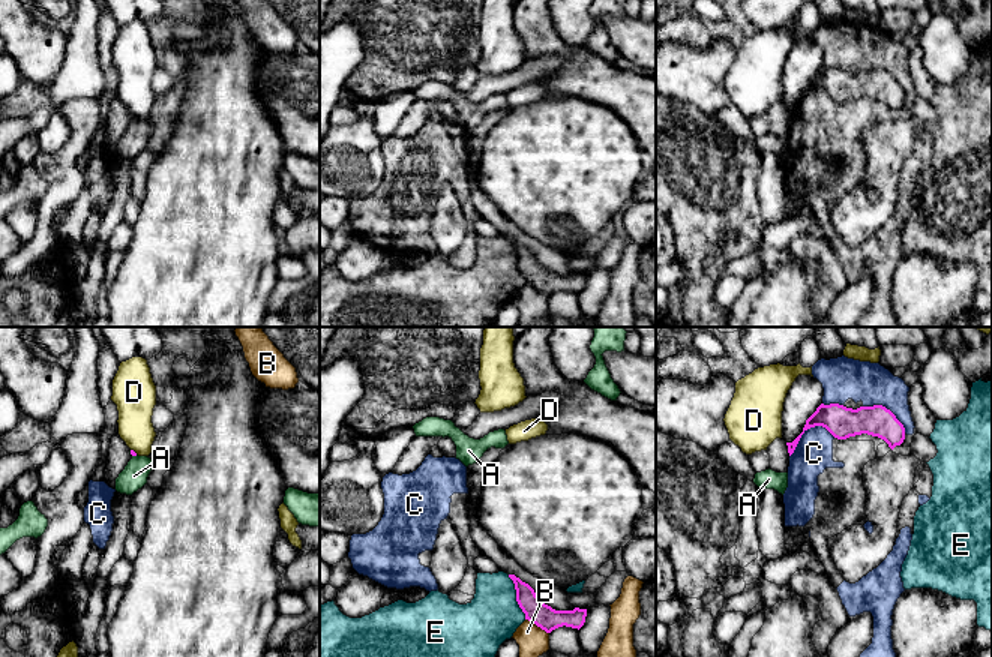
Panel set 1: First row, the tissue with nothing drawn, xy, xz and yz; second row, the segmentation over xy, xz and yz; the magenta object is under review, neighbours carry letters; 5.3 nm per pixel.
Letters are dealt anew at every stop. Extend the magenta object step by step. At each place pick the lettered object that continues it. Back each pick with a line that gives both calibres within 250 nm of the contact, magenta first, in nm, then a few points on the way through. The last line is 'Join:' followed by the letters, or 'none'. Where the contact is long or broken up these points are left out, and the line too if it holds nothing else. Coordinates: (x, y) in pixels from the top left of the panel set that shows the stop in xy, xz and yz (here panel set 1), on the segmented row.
Join: none

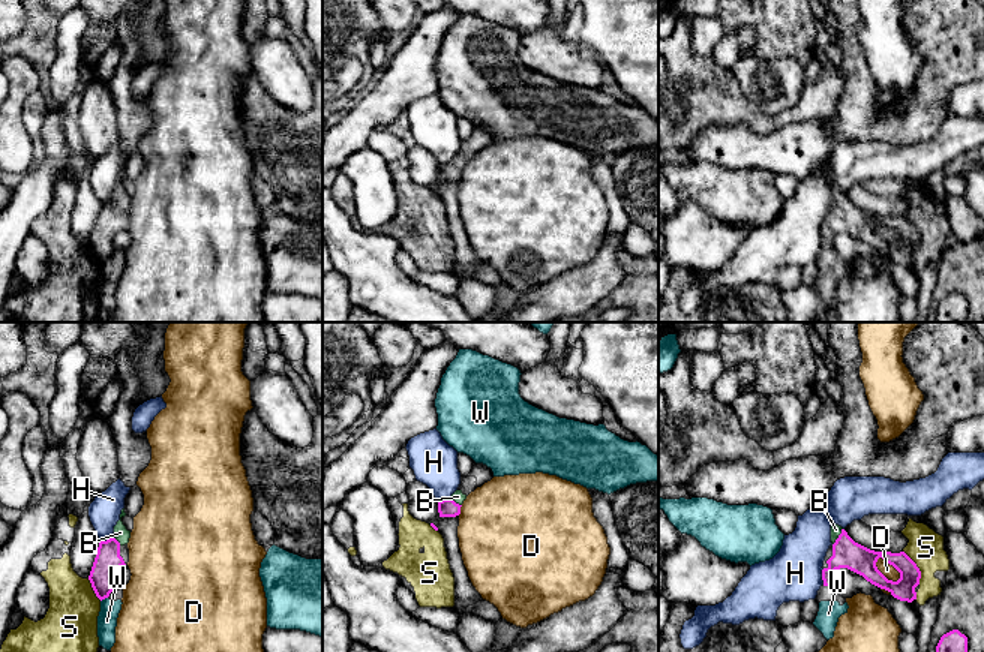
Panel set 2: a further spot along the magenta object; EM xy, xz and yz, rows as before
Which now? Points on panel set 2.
B: 160 nm thick on the magenta side, 60 nm on the other
Join: B

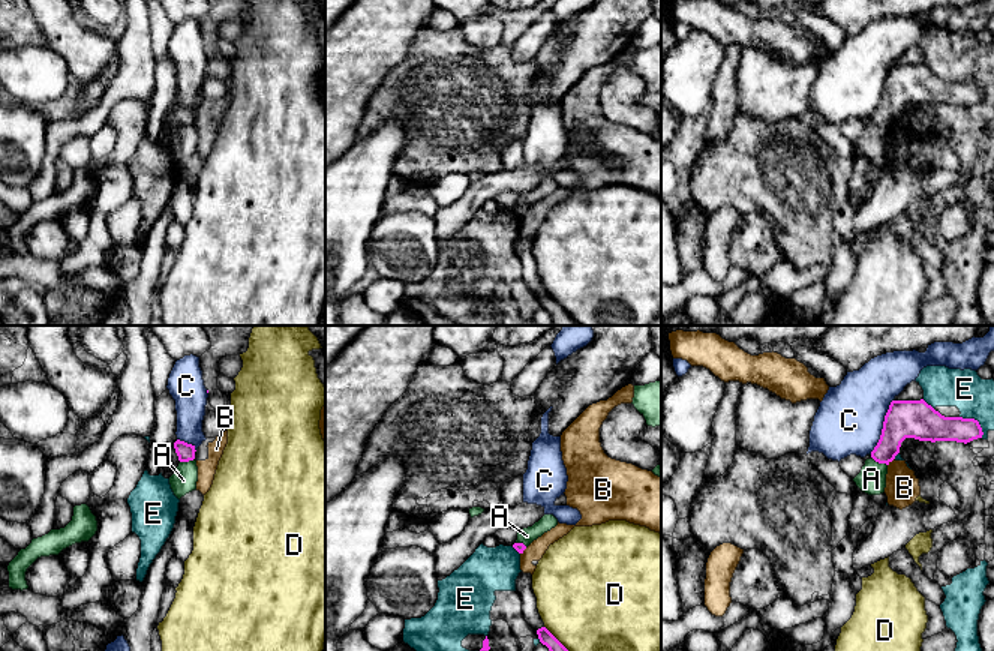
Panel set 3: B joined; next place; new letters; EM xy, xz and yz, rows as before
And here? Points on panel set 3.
Join: none

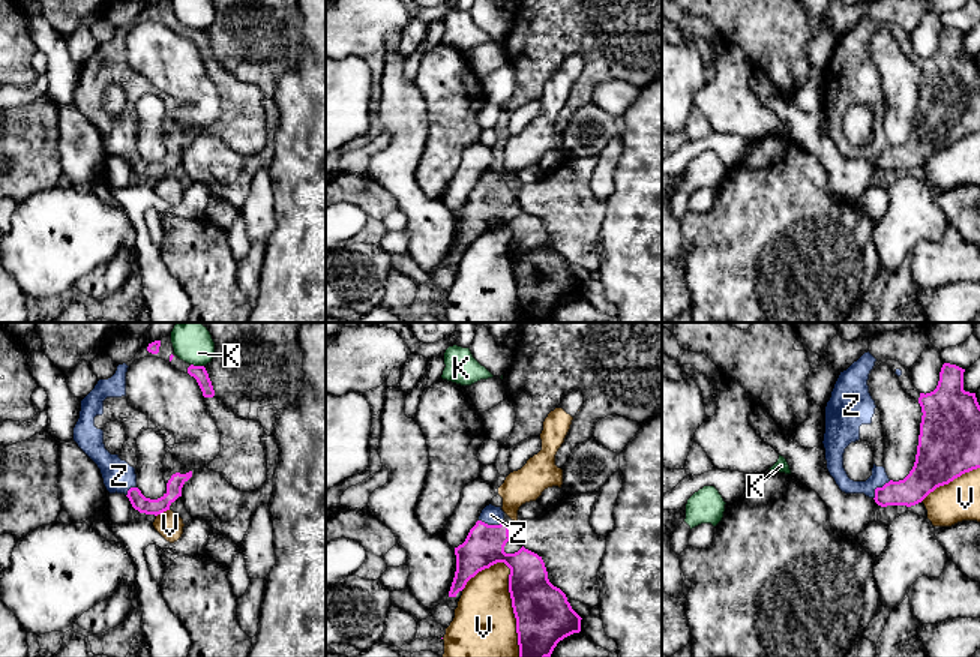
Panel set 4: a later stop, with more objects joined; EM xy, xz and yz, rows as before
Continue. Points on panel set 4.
Z: 220 nm thick on the magenta side, 110 nm on the other
Join: Z

